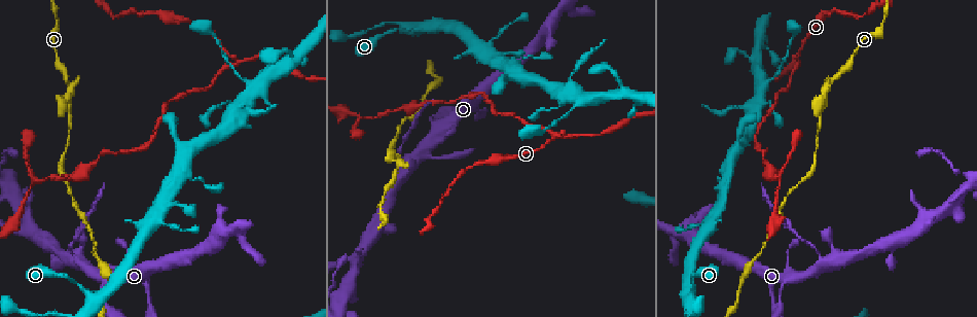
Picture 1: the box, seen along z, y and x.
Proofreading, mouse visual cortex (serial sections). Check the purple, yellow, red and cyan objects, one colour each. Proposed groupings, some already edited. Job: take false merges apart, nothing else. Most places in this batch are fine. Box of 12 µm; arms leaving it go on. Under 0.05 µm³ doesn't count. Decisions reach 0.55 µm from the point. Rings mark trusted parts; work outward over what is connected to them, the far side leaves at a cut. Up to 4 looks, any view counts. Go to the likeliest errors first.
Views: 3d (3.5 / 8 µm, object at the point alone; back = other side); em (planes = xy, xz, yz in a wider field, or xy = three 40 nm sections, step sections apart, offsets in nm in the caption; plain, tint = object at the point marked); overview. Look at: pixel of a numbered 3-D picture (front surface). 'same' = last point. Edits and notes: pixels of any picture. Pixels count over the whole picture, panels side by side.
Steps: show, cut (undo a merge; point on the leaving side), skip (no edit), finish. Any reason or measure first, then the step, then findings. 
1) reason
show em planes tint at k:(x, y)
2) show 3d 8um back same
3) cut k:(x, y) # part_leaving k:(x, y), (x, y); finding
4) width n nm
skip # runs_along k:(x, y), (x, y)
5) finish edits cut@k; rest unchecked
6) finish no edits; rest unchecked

show 3d 3.5um at 1:(236, 60)

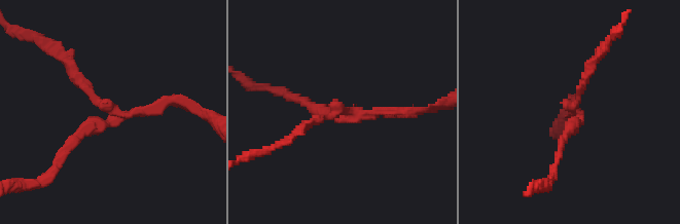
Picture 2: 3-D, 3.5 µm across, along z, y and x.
arms 3; arm_widths 150, 150, 150 nm
skip # runs_along 2:(591, 65), (562, 144); all the same cell

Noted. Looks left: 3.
three arms meet
show 3d 8um at 1:(779, 181)

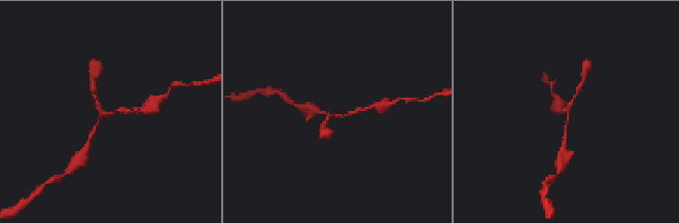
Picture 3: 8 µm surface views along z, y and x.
shape alone is not enough
show em xy step 3 tint at 3:(103, 113)

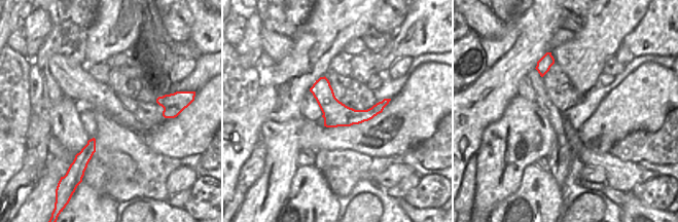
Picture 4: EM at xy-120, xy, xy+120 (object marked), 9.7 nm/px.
arm_widths 100, 150, 150 nm
skip # one cell here

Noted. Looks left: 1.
finish no edits; rest unchecked

